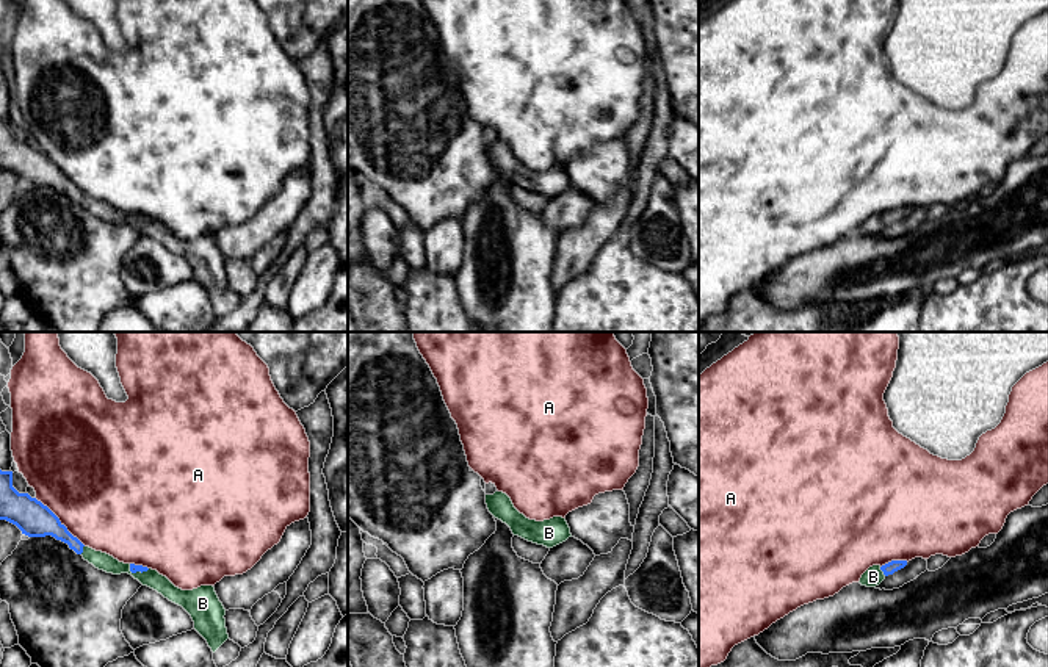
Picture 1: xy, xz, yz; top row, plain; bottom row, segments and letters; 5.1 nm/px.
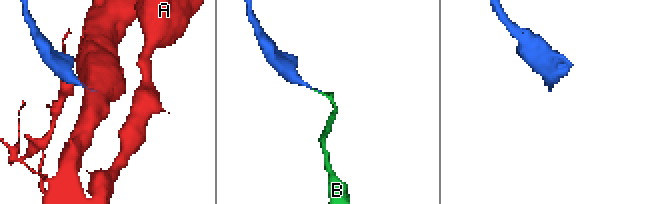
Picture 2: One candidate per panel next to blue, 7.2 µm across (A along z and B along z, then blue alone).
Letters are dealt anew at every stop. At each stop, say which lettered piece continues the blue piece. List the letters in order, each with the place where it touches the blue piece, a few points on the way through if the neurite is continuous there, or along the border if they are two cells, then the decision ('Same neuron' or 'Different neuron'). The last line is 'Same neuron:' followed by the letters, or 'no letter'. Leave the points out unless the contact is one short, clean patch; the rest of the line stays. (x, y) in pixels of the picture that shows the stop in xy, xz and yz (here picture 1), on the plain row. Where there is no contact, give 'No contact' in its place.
A: Touches blue at xy (60, 171). Different neuron
B: Touches blue at yz (882, 219). Path across: yz (888, 218), (882, 219), (873, 226). Same neuron
Same neuron: B

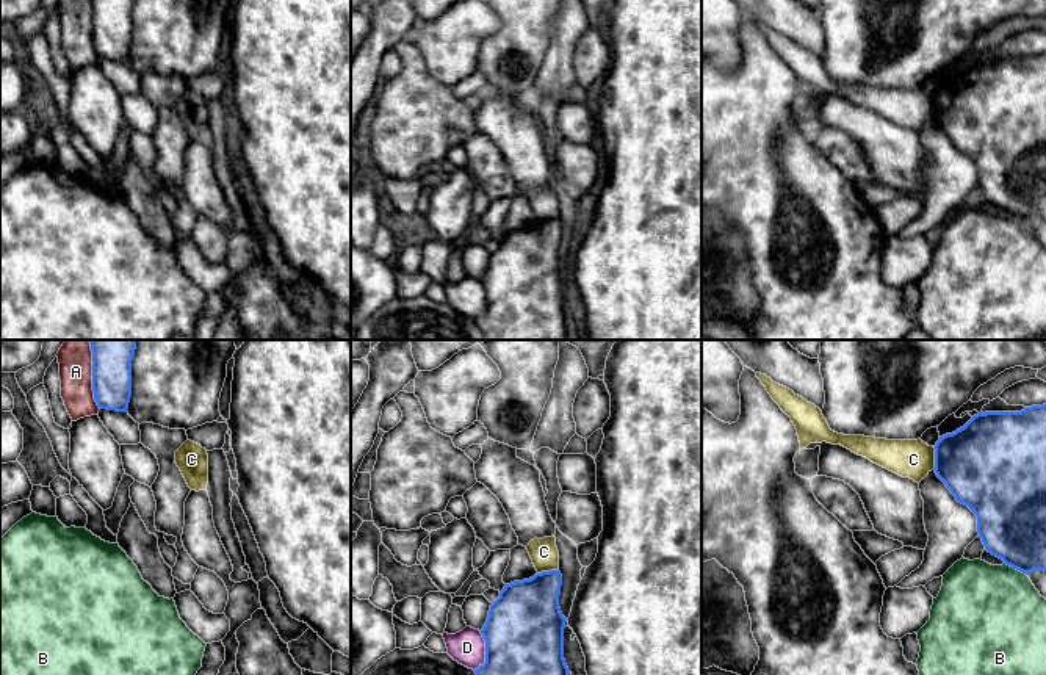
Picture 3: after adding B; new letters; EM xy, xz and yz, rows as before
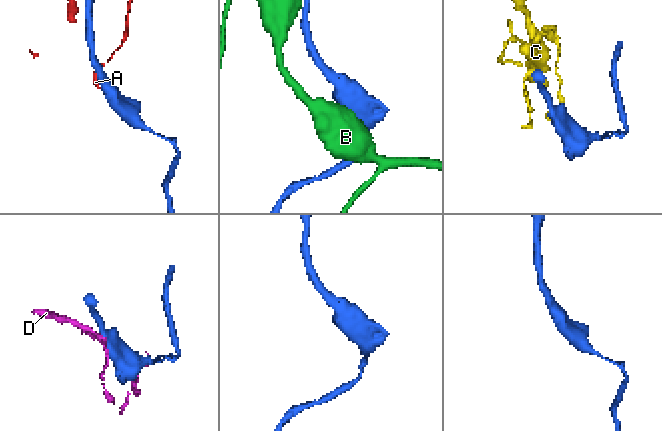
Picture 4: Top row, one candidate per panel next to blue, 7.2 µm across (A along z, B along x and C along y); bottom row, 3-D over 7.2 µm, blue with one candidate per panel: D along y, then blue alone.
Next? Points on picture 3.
A: Touches blue at xy (93, 30). Different neuron
B: Touches blue at yz (1015, 216). Different neuron
C: Touches blue at xz (547, 221). Different neuron
D: Touches blue at xz (486, 301). Different neuron
Same neuron: no letter

